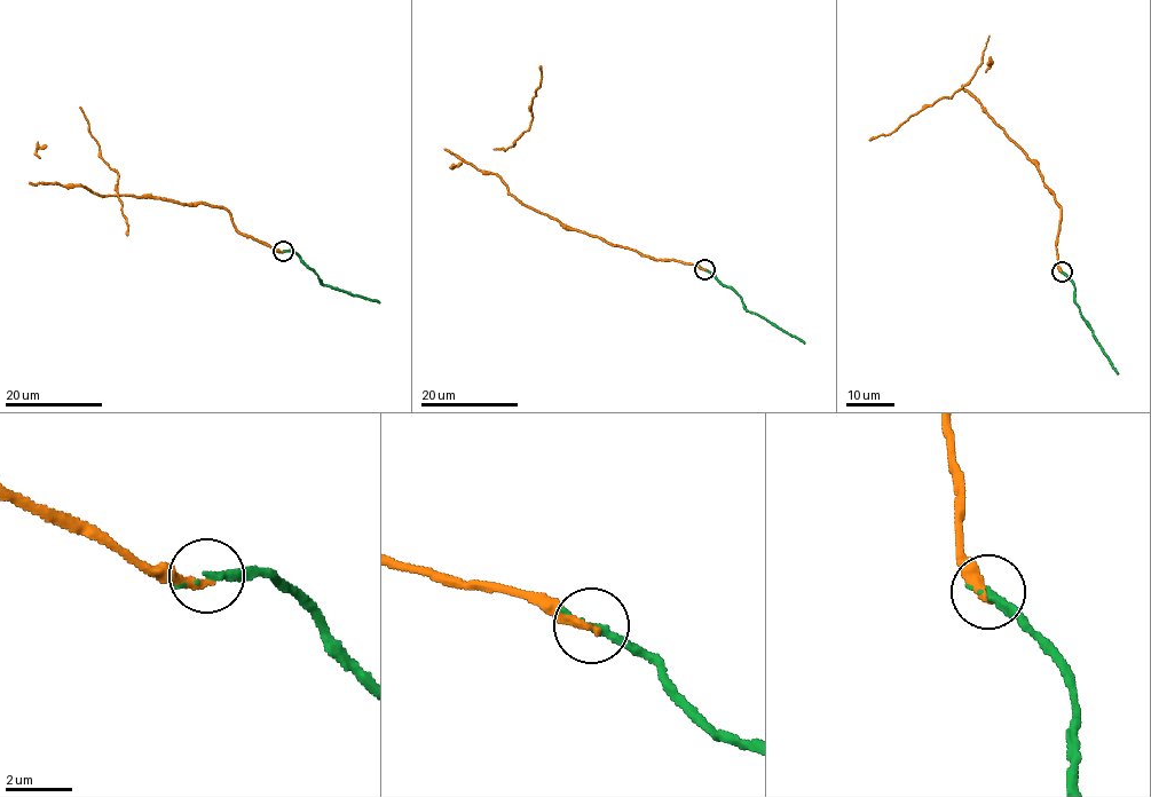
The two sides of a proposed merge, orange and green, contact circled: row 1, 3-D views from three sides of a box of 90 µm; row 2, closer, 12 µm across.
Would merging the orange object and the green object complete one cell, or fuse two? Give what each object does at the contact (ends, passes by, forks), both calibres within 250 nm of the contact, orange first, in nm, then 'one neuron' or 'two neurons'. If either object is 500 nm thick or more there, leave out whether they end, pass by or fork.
orange ends | green passes by | 260/180 nm | one neuron

